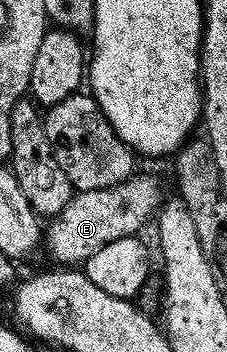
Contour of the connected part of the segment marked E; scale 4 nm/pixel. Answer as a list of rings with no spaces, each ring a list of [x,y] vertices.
[[[136,174],[117,188],[81,192],[65,206],[61,215],[50,221],[45,232],[45,252],[59,266],[85,266],[105,246],[130,236],[138,237],[147,223],[154,221],[165,203],[163,184],[151,176]]]

